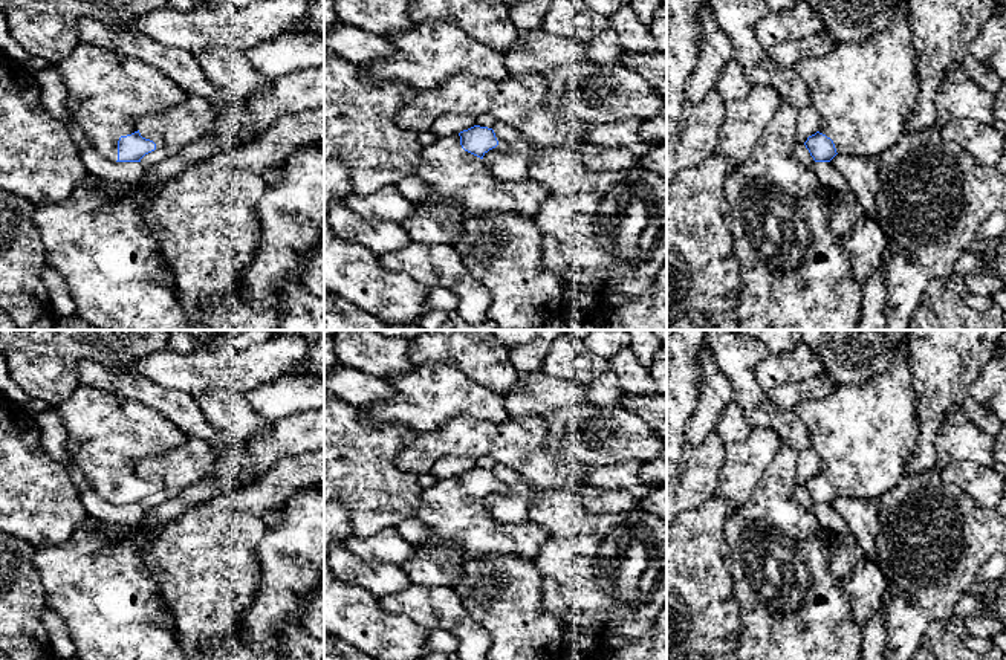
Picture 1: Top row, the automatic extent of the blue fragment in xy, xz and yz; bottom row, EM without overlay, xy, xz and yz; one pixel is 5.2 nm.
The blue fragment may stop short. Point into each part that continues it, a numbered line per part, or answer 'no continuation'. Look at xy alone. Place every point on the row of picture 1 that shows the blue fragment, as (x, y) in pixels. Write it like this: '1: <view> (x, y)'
1: xy (107, 92)

